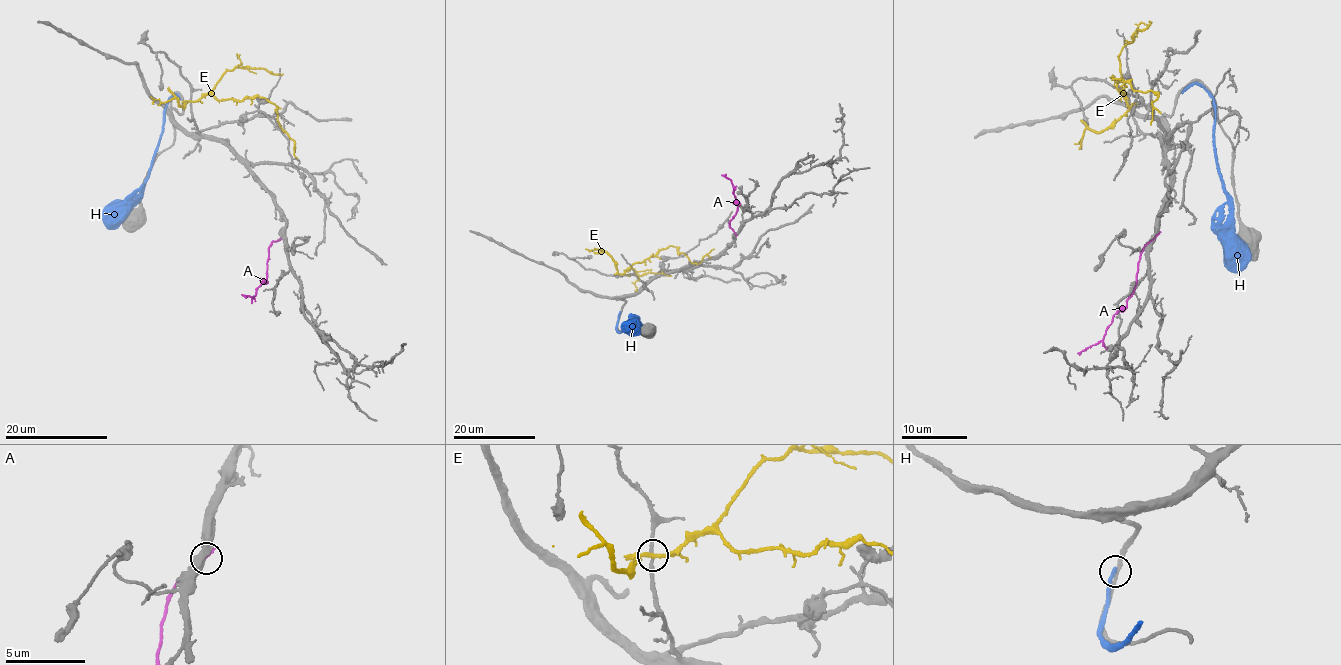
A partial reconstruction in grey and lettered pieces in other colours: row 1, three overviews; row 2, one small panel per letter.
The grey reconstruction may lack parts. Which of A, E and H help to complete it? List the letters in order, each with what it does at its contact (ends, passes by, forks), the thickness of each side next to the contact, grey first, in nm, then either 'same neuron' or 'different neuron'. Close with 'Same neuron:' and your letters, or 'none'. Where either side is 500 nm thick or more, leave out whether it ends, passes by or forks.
A: it ends there; 200 nm thick on the grey side, 190 nm on the other; different neuron
E: it passes by; 190 nm thick on the grey side, 240 nm on the other; different neuron
H: it ends there; 220 nm thick on the grey side, 280 nm on the other; different neuron
Same neuron: none

